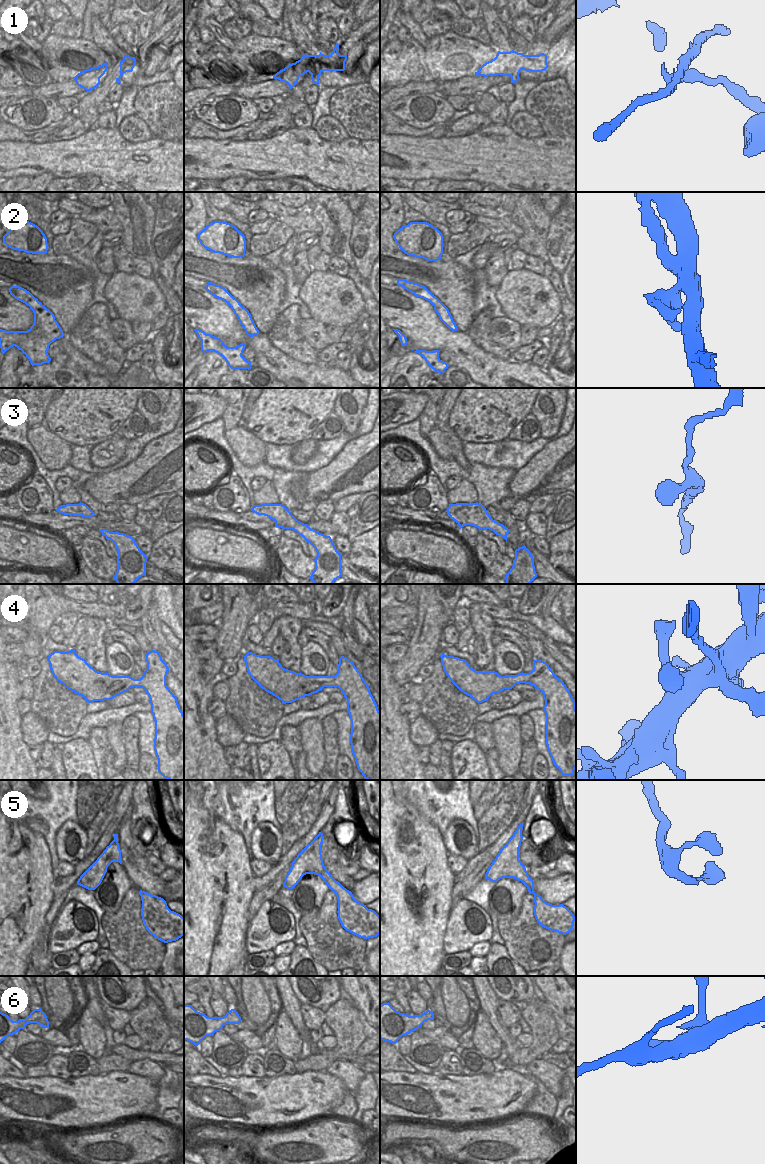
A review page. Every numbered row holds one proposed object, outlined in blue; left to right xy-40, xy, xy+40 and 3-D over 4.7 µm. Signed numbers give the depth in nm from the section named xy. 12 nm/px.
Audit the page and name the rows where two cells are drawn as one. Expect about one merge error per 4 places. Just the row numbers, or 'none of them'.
1

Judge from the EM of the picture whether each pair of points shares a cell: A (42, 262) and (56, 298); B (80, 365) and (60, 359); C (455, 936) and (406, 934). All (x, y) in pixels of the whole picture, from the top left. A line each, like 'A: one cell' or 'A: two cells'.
A: one cell
B: two cells
C: two cells

